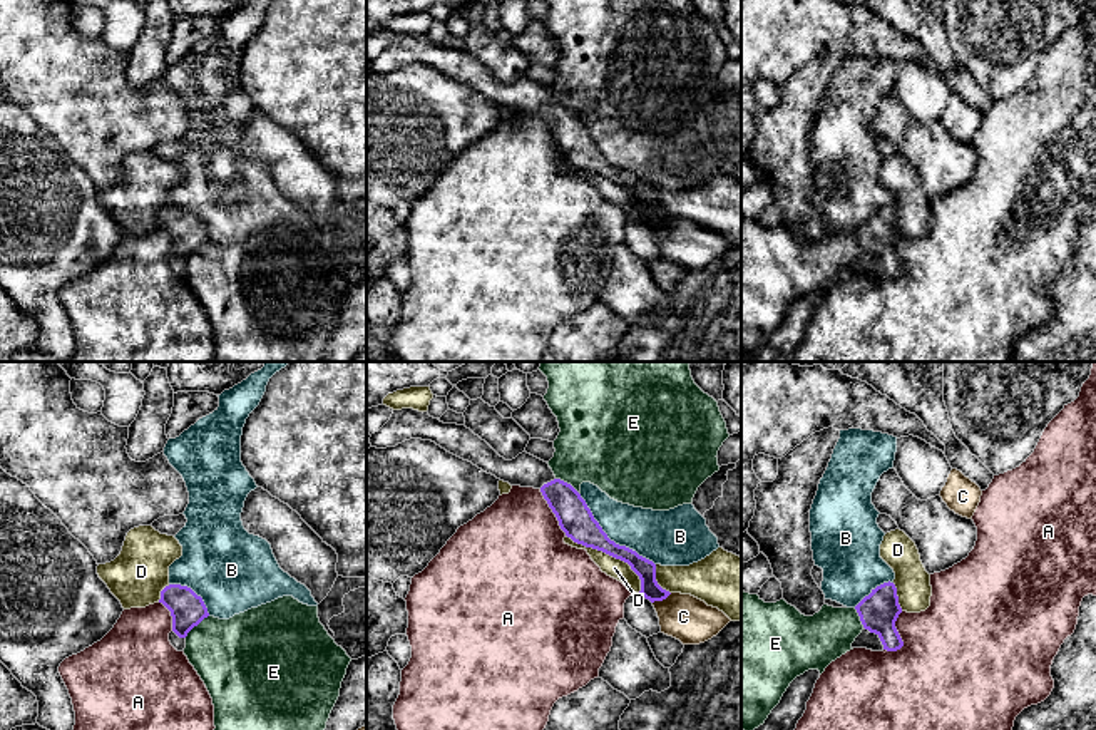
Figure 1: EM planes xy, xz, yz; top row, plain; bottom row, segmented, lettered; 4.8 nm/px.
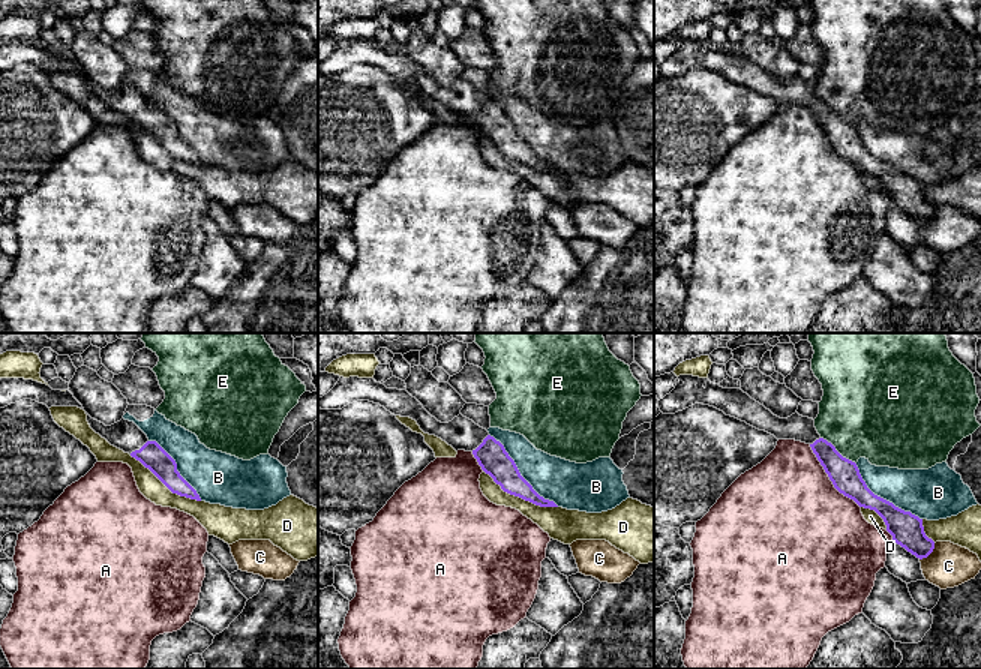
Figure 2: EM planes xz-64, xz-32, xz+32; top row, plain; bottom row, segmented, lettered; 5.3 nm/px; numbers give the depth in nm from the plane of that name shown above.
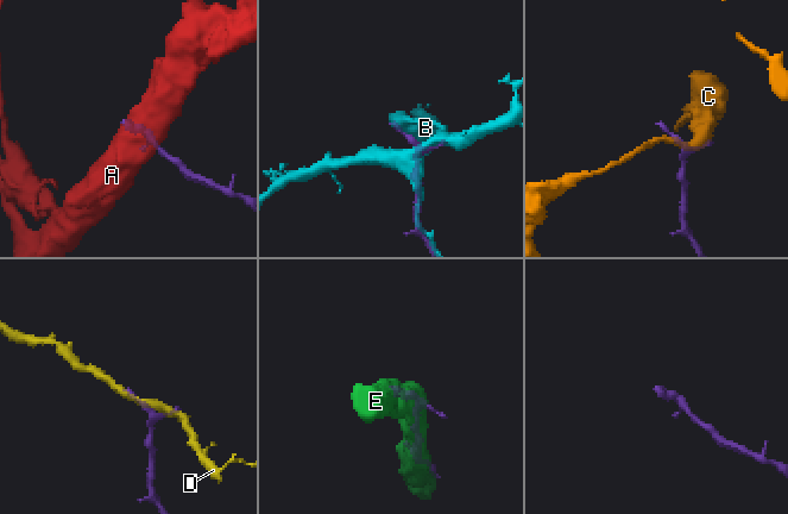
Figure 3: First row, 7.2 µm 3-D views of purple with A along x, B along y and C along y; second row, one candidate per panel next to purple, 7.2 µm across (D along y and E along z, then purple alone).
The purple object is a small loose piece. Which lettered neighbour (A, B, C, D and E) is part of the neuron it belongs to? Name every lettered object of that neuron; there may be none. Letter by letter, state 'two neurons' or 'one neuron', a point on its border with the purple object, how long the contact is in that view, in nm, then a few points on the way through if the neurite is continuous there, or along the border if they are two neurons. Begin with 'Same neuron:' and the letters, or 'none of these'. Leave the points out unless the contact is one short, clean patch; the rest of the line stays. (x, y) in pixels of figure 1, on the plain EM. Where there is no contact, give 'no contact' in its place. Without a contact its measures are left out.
Same neuron: none of these
A: two neurons; contact yz (899, 262); length 220 nm
B: two neurons; contact xz (609, 164); length 500 nm
C: two neurons; contact xz (661, 225); length 110 nm
D: two neurons; contact xz (609, 179); length 460 nm
E: two neurons; contact xy (196, 250); length 160 nm

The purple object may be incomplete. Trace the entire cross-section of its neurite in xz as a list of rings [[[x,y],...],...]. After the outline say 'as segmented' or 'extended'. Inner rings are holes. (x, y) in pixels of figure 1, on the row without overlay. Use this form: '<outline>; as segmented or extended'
[[[413,33],[393,35],[390,45],[371,59],[370,69],[376,74],[387,74],[410,64],[432,65],[447,77],[472,87],[510,111],[539,114],[567,162],[631,191],[641,204],[638,219],[651,228],[663,226],[671,219],[658,209],[656,189],[636,176],[611,166],[581,119],[571,109],[557,104],[547,87],[527,77],[505,85],[465,50],[443,49],[430,42],[428,37]]]; extended

